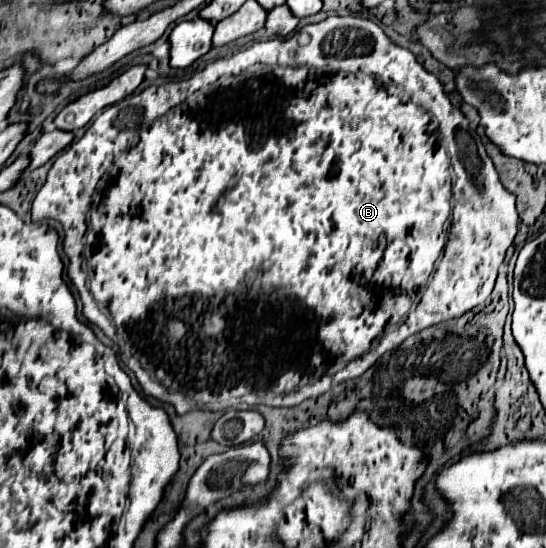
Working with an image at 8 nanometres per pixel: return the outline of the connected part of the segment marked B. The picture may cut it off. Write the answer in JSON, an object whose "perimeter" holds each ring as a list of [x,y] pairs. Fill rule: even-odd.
{"perimeter":[[[330,16],[330,18],[326,18],[326,20],[318,22],[318,24],[302,26],[290,38],[272,38],[272,40],[256,42],[254,46],[250,46],[250,48],[240,52],[240,62],[236,62],[236,54],[234,54],[232,58],[222,58],[222,60],[216,60],[216,62],[208,64],[204,70],[196,72],[194,76],[187,80],[172,79],[162,85],[151,85],[148,88],[144,88],[140,94],[128,96],[128,98],[108,106],[106,110],[102,110],[102,114],[92,122],[92,126],[86,130],[86,134],[78,142],[70,144],[68,150],[64,150],[64,152],[60,152],[56,156],[56,160],[54,160],[50,172],[48,172],[46,184],[38,190],[38,194],[34,198],[34,204],[32,204],[32,220],[42,220],[42,218],[60,220],[62,226],[64,226],[64,232],[66,232],[64,250],[66,250],[66,256],[70,258],[68,276],[74,282],[74,286],[78,288],[78,294],[80,294],[80,300],[82,300],[82,306],[84,306],[82,314],[90,322],[98,324],[102,328],[102,332],[106,336],[110,336],[112,342],[118,344],[120,354],[122,354],[122,362],[136,374],[142,390],[146,394],[152,394],[154,398],[158,398],[162,402],[170,402],[176,408],[178,414],[186,414],[190,410],[230,410],[230,408],[256,406],[256,404],[298,406],[308,398],[318,398],[318,396],[326,394],[328,390],[332,390],[340,382],[346,382],[350,378],[358,378],[382,354],[386,354],[388,350],[394,350],[396,346],[400,346],[408,336],[412,336],[412,334],[416,334],[416,332],[420,332],[420,330],[424,330],[428,326],[434,326],[438,322],[444,322],[444,320],[450,320],[450,318],[458,318],[464,312],[472,310],[474,306],[482,304],[490,296],[490,292],[494,288],[494,282],[496,282],[496,276],[498,276],[498,266],[502,264],[502,260],[506,256],[506,250],[510,248],[510,244],[512,244],[512,240],[514,240],[514,236],[518,232],[516,230],[516,226],[518,226],[516,196],[512,192],[508,192],[502,186],[502,182],[498,180],[498,172],[496,172],[490,156],[486,154],[482,138],[470,128],[468,118],[462,114],[462,110],[452,106],[452,102],[446,96],[440,80],[434,74],[426,72],[424,66],[416,60],[416,56],[410,50],[406,50],[402,46],[396,46],[382,32],[380,26],[376,26],[370,20],[356,18],[356,16],[344,16],[344,18],[342,16]],[[90,202],[92,202],[92,208],[90,208],[90,220],[88,220],[88,230],[86,230],[84,218],[86,218]],[[84,230],[86,230],[86,248],[84,248],[84,272],[82,272],[82,236],[84,236]],[[174,322],[182,322],[186,332],[174,332]],[[290,370],[302,376],[300,378],[302,386],[278,386],[280,378]]]}

